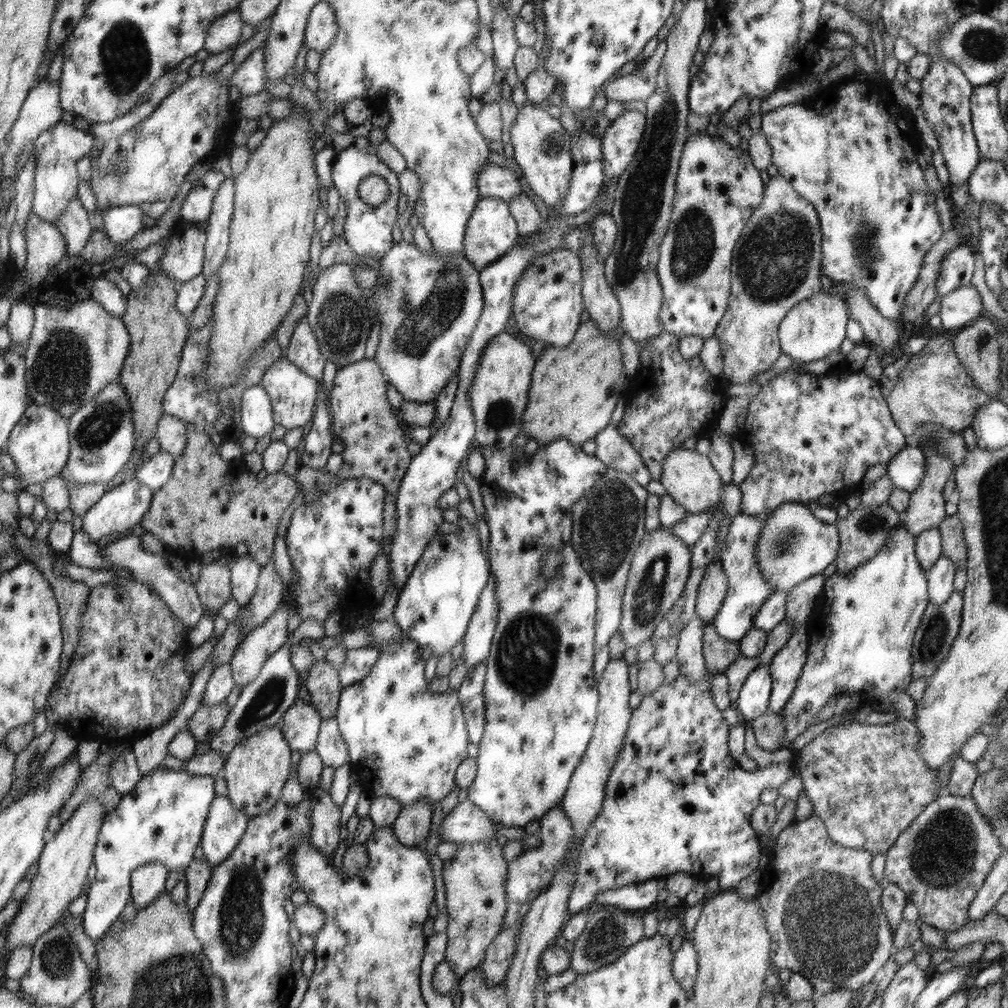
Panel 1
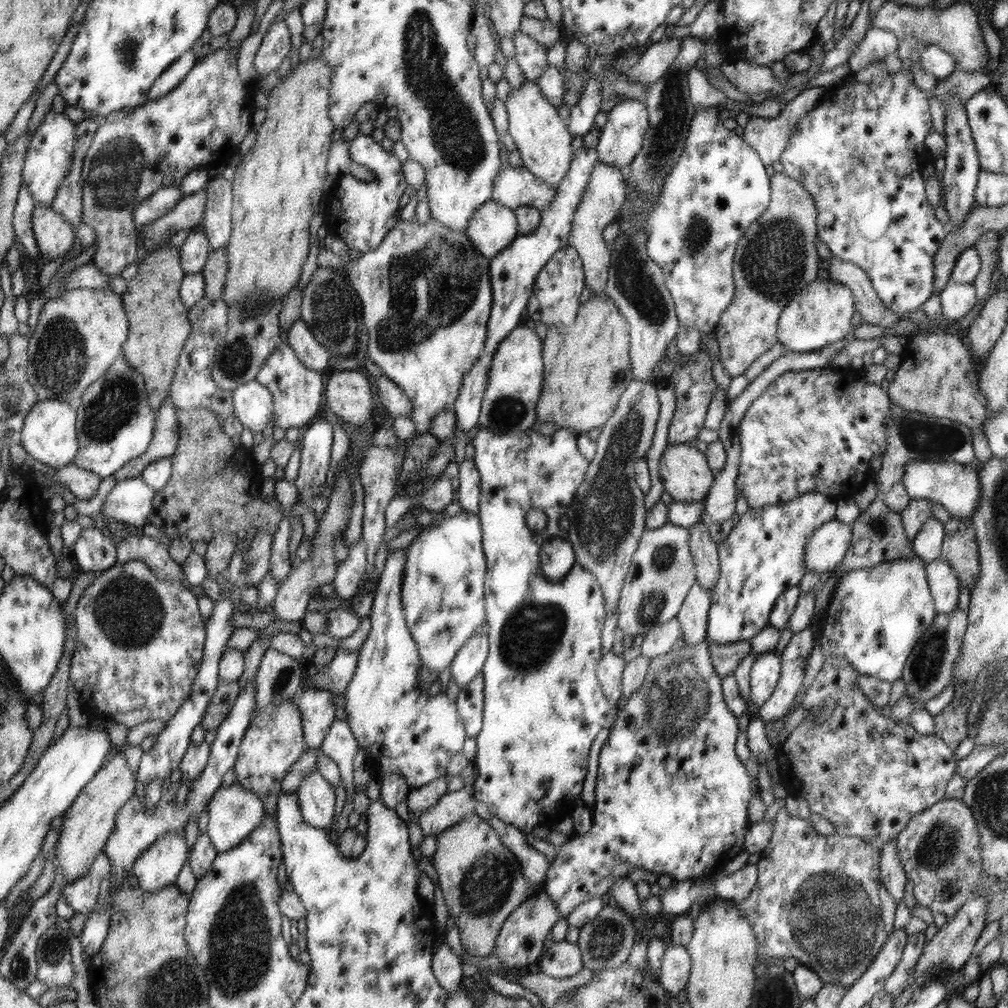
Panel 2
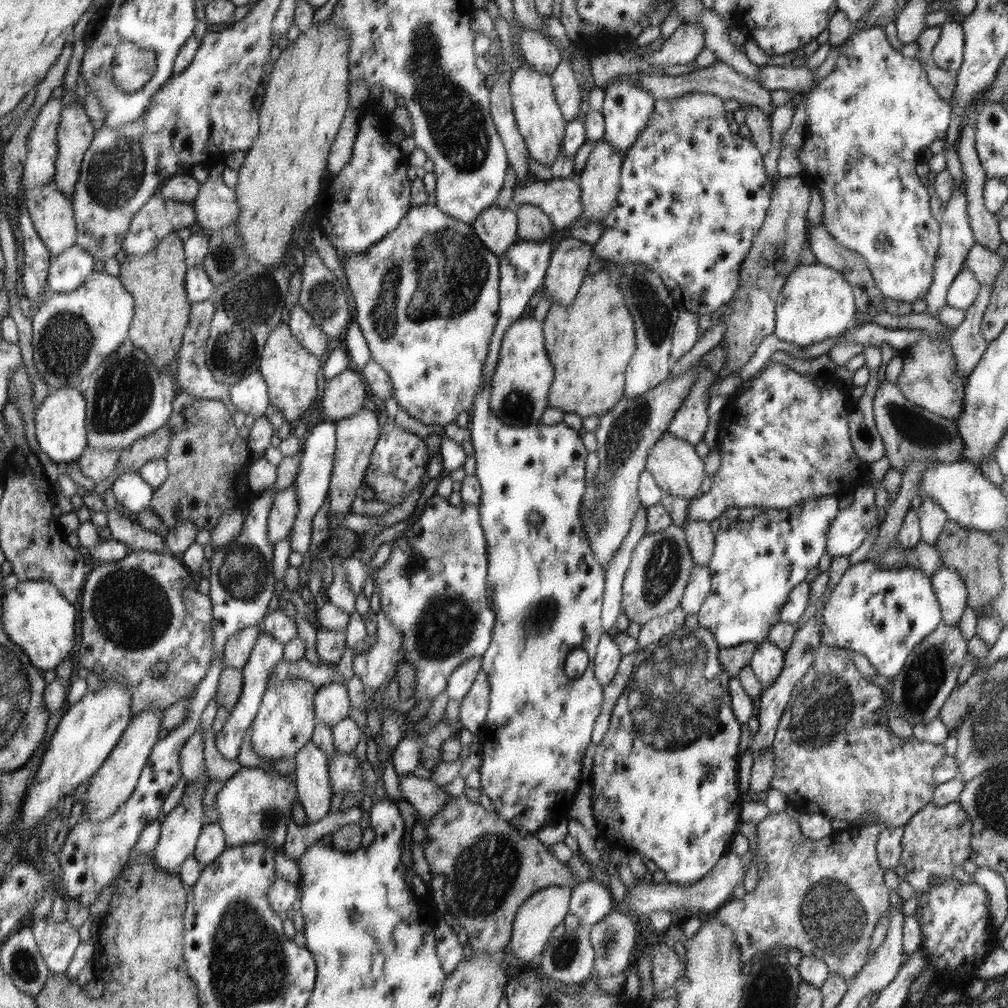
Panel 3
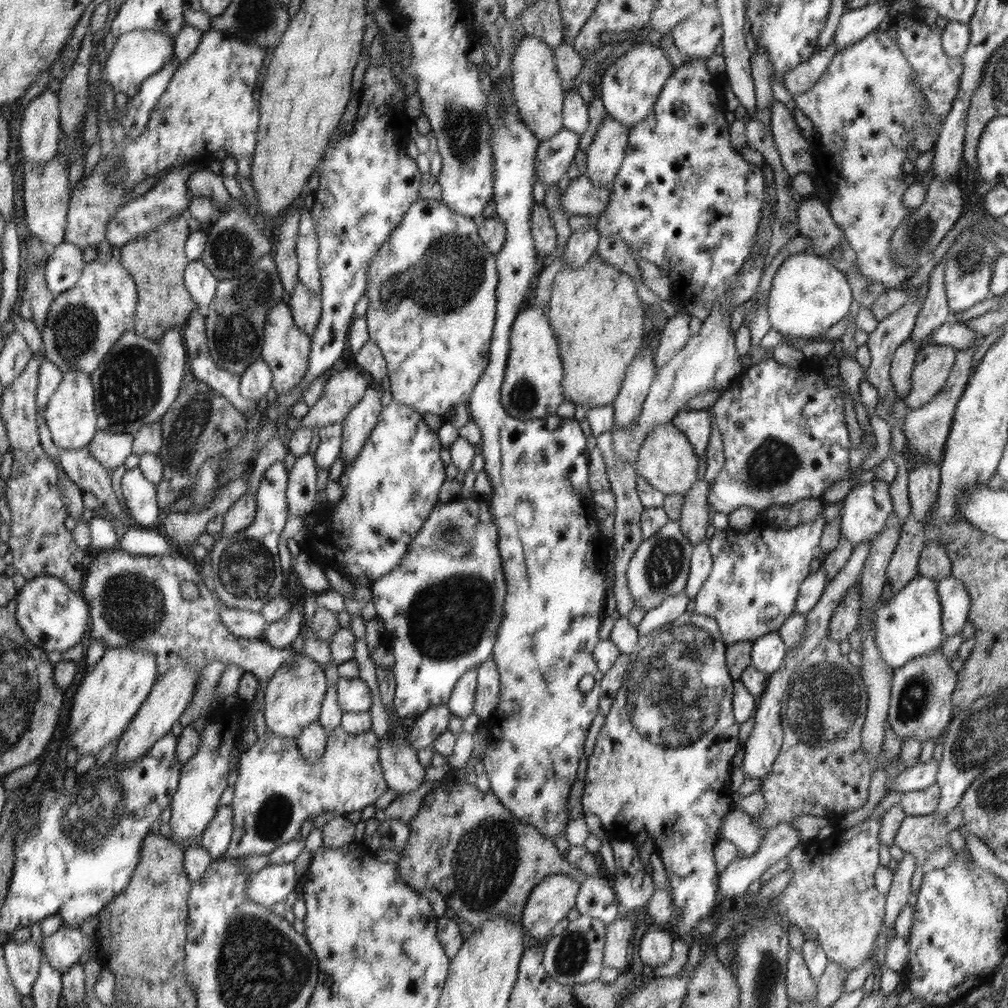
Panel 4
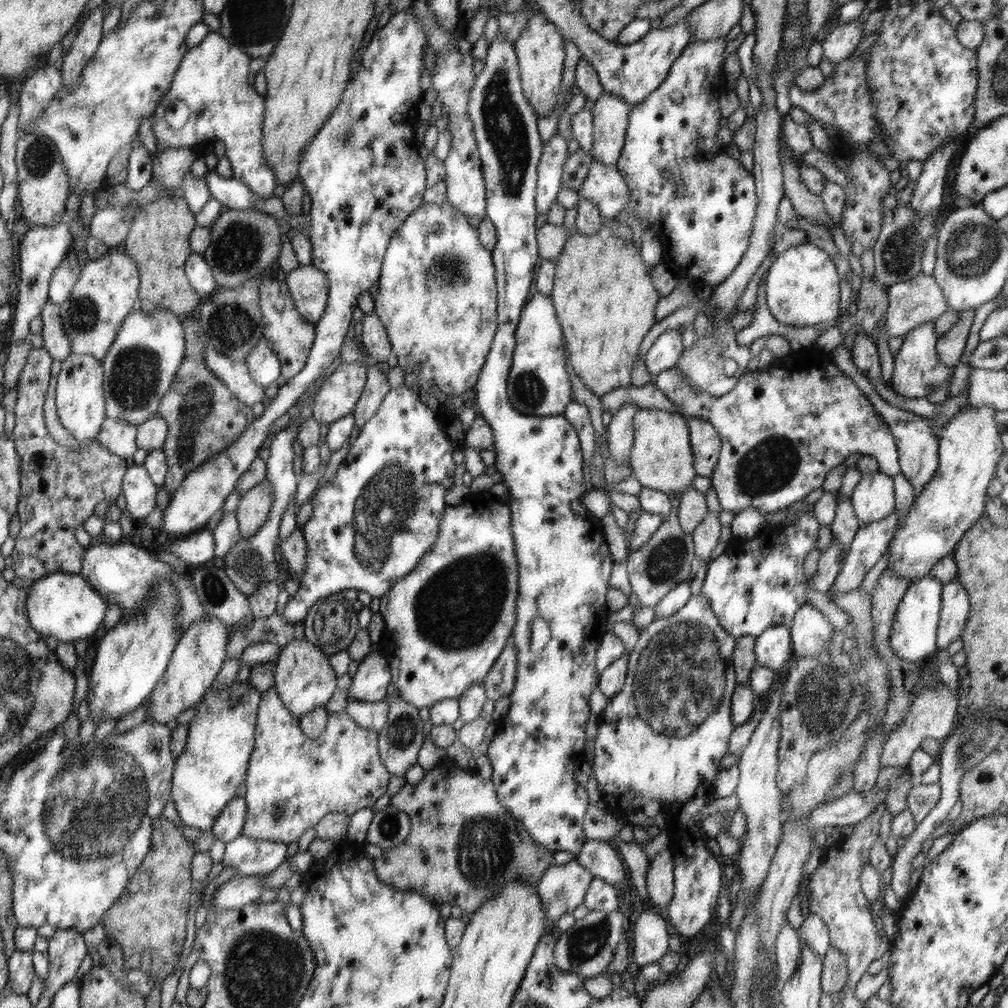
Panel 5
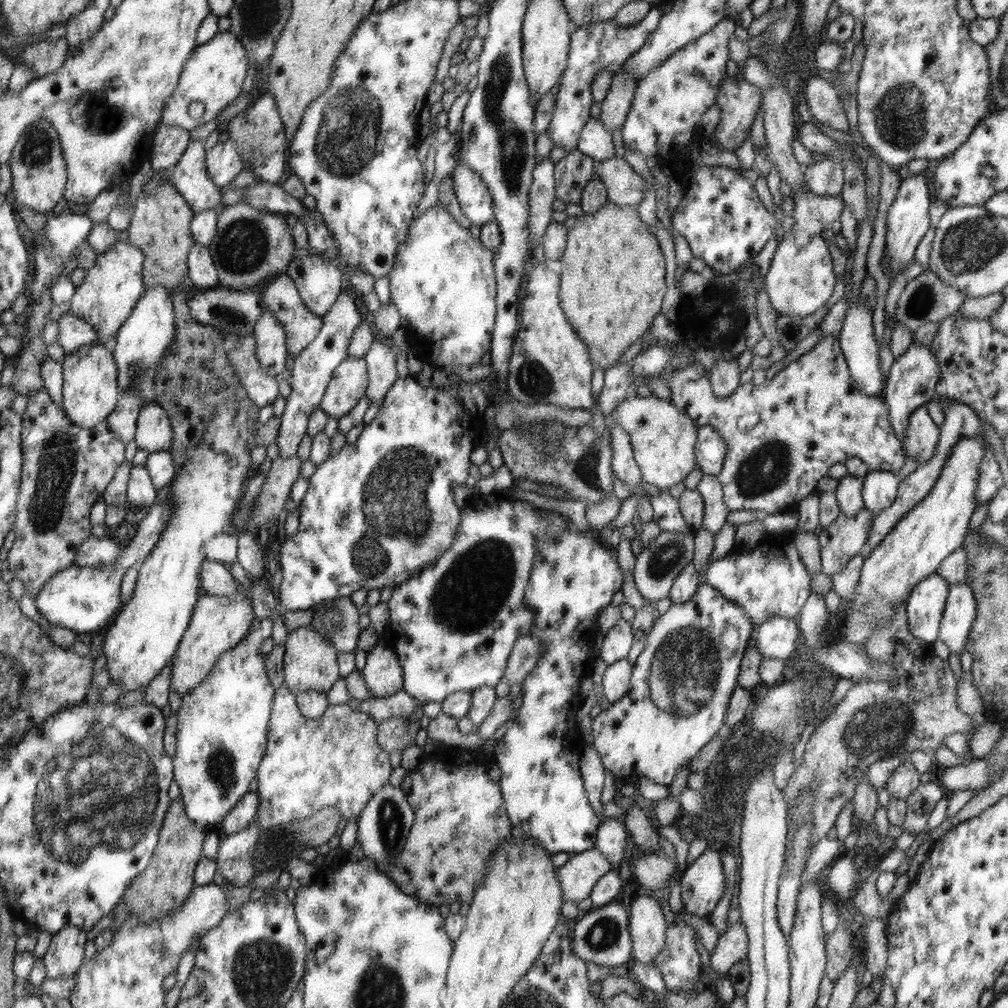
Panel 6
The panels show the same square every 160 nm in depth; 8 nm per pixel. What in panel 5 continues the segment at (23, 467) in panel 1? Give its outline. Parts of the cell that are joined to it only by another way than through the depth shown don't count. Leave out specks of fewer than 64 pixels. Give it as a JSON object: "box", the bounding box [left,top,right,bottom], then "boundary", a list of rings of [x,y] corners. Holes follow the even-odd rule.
{"box":[55,354,106,442],"boundary":[[[71,354],[62,360],[55,388],[56,412],[60,424],[76,438],[78,442],[94,439],[101,432],[106,420],[104,393],[102,388],[102,363],[90,354]]]}

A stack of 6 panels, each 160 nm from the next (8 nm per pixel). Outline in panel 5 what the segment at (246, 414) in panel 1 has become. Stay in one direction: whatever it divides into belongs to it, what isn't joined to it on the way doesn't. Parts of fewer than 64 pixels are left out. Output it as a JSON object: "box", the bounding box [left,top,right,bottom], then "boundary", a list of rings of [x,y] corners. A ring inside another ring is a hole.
{"box":[245,335,281,388],"boundary":[[[265,335],[256,344],[256,347],[252,348],[245,361],[253,381],[265,388],[274,380],[278,380],[281,375],[281,359],[274,353],[274,348],[270,346]]]}

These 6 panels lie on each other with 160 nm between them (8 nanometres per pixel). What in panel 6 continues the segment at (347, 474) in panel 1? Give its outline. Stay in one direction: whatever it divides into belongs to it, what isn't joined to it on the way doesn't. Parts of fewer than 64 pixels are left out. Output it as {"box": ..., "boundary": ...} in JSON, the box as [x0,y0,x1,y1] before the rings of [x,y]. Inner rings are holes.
{"box":[319,356,369,418],"boundary":[[[348,356],[334,370],[319,407],[332,418],[346,416],[361,399],[366,398],[366,386],[369,386],[366,362]]]}

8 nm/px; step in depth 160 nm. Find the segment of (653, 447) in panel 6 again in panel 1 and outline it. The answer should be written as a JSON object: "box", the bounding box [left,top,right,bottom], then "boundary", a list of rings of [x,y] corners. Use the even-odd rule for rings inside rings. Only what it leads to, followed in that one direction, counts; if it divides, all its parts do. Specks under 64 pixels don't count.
{"box":[659,446,724,514],"boundary":[[[682,446],[672,451],[665,458],[664,470],[659,481],[665,486],[666,494],[682,505],[688,514],[708,512],[715,504],[721,502],[724,482],[712,466],[710,459],[696,450]]]}

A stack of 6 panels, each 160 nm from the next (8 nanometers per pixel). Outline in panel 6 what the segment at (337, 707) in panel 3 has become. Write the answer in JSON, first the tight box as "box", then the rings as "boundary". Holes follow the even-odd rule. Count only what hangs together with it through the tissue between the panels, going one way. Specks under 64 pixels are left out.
{"box":[361,644,404,697],"boundary":[[[382,644],[369,650],[361,675],[372,697],[390,697],[404,686],[397,652]]]}

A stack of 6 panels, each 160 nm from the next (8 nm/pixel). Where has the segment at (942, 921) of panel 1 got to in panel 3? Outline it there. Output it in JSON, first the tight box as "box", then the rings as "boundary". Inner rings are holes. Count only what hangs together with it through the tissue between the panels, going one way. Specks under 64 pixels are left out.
{"box":[902,803,972,894],"boundary":[[[928,803],[921,808],[903,827],[902,858],[908,878],[908,884],[918,894],[926,894],[931,884],[953,878],[954,871],[963,868],[969,859],[971,851],[972,824],[967,812],[960,804],[950,803],[946,806],[936,806]]]}

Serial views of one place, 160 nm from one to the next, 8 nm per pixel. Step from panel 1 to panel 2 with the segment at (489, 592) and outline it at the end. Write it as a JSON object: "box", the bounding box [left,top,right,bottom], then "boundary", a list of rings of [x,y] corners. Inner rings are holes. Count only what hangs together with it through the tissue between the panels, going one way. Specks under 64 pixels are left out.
{"box":[451,624,489,688],"boundary":[[[487,624],[477,629],[465,646],[457,652],[452,662],[451,678],[459,688],[470,684],[476,676],[481,675],[485,660],[489,653],[489,636]]]}

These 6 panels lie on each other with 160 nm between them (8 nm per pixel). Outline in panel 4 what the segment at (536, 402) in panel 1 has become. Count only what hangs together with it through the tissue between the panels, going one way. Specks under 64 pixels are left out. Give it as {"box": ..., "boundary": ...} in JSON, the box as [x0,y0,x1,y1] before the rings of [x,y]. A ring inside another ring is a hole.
{"box":[549,252,646,409],"boundary":[[[595,252],[579,268],[573,268],[573,265],[569,267],[568,264],[562,266],[552,284],[549,306],[549,324],[554,326],[553,332],[561,344],[561,359],[565,369],[562,385],[566,400],[588,409],[616,402],[629,364],[640,352],[642,334],[645,331],[646,310],[636,296],[634,278],[629,273],[614,268],[614,265],[606,264]]]}

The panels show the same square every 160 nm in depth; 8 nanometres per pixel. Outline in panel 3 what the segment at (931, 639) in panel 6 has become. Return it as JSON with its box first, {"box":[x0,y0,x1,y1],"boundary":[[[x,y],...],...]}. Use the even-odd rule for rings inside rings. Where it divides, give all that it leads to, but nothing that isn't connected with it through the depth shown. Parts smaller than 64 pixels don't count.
{"box":[821,560,943,680],"boundary":[[[866,560],[853,563],[846,570],[830,594],[821,620],[822,645],[853,650],[865,656],[880,676],[892,680],[902,670],[914,647],[938,628],[938,624],[943,622],[943,617],[934,588],[931,586],[931,578],[924,572],[901,566],[894,569],[876,568],[874,563]]]}

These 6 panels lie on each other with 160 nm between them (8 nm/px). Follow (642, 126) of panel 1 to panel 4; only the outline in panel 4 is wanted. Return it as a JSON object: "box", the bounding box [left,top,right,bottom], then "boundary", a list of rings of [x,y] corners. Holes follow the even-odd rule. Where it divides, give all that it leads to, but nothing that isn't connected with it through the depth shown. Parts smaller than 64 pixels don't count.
{"box":[601,39,673,130],"boundary":[[[647,39],[637,43],[634,49],[610,65],[601,78],[601,98],[605,112],[618,123],[626,125],[628,130],[637,127],[653,112],[665,84],[669,82],[673,67],[658,42]]]}

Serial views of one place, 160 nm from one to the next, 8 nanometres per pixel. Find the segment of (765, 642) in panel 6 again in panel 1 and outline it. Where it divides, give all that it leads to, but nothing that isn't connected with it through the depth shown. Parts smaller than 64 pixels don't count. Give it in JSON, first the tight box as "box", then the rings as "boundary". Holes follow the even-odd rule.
{"box":[734,662,773,722],"boundary":[[[769,662],[760,664],[746,680],[741,690],[740,698],[734,702],[734,707],[743,722],[752,721],[769,710],[769,700],[773,692],[773,676]]]}

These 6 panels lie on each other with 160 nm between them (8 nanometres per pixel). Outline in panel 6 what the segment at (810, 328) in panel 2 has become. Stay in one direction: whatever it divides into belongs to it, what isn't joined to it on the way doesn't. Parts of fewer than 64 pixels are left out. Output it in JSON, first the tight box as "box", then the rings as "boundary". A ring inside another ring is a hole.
{"box":[765,190,842,318],"boundary":[[[794,190],[794,227],[783,233],[783,239],[777,244],[772,263],[765,277],[765,291],[768,293],[772,308],[782,316],[804,318],[820,310],[832,296],[836,276],[832,270],[832,260],[828,246],[822,240],[820,232],[826,224],[840,220],[842,216],[841,196],[838,198],[818,198],[818,194],[807,190]]]}

